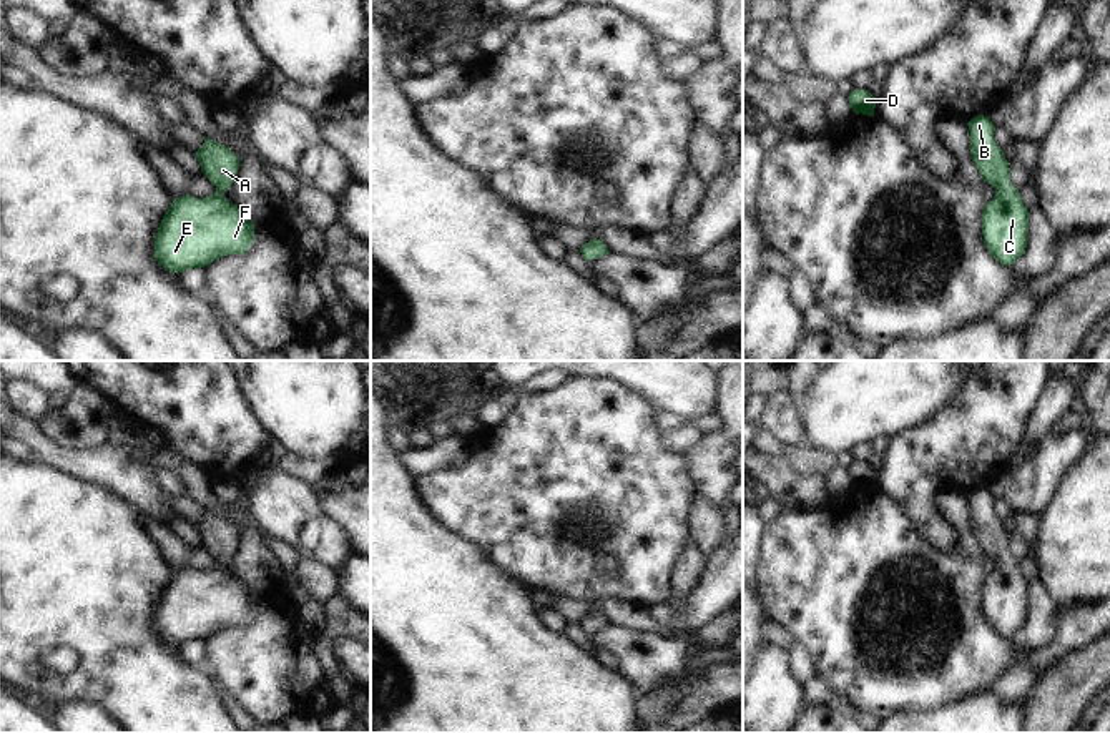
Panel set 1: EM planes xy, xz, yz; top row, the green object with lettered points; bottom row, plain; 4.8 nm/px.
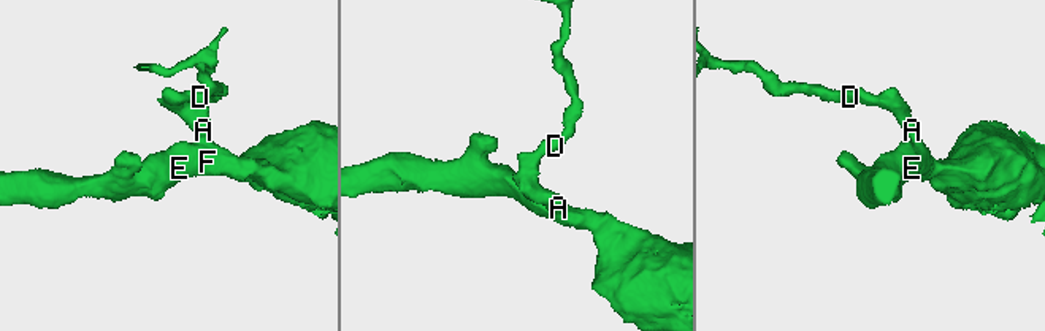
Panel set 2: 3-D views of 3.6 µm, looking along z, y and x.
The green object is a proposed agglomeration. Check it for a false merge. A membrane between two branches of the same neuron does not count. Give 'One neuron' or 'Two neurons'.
One neuron.

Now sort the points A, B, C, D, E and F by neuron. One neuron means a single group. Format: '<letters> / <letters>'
A B C D E F

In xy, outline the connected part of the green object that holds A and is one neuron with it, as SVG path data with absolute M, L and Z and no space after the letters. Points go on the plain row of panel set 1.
M203 510L194 527L216 565L203 572L189 567L173 572L155 610L158 637L176 647L206 640L228 627L244 627L254 613L253 592L223 568L236 552L239 529Z

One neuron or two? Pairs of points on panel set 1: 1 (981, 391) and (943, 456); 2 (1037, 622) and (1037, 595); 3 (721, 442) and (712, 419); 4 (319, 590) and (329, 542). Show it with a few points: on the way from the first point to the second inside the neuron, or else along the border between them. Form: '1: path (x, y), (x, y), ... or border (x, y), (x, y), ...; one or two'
1: path (981, 408), (981, 418), (959, 439); one
2: path (1037, 615), (1037, 602); one
3: border (715, 411), (720, 418), (720, 427), (703, 436); two
4: border (301, 555), (313, 557), (334, 570); two

